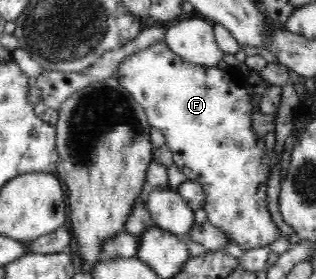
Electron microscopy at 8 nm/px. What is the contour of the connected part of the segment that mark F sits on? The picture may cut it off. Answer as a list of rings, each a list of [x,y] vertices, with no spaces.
[[[155,42],[123,59],[112,76],[141,105],[147,122],[165,135],[174,164],[187,176],[187,180],[201,183],[205,191],[204,210],[213,226],[220,228],[230,242],[244,249],[263,247],[279,238],[279,228],[271,220],[265,202],[265,182],[273,156],[269,154],[267,158],[263,154],[263,142],[257,142],[253,136],[251,98],[243,86],[233,82],[231,72],[227,74],[225,69],[219,69],[216,65],[193,64],[171,51],[165,42]]]

